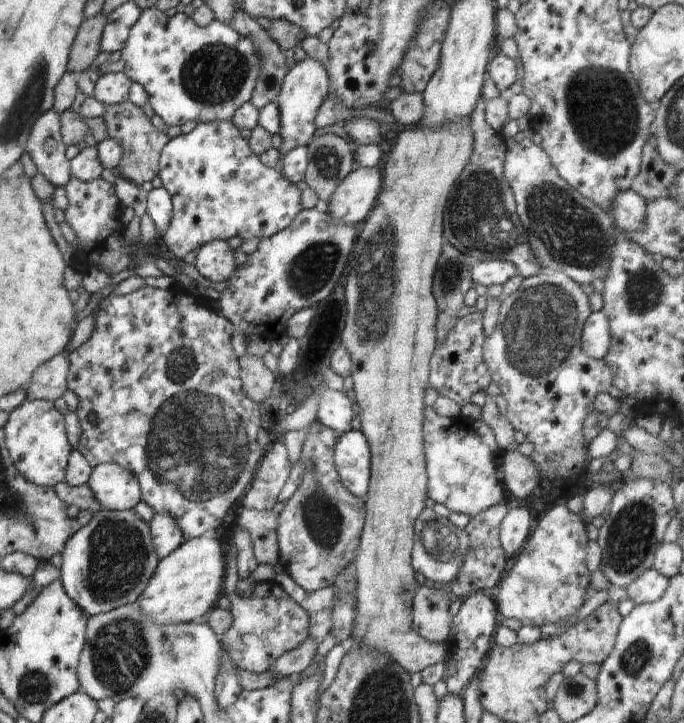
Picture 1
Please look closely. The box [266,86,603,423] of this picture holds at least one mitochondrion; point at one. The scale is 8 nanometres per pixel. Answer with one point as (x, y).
(539, 324)

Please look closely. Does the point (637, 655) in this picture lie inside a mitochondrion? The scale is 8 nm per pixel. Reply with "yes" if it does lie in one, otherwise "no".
yes

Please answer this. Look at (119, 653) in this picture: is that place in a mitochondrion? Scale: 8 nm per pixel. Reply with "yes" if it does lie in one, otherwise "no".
yes

